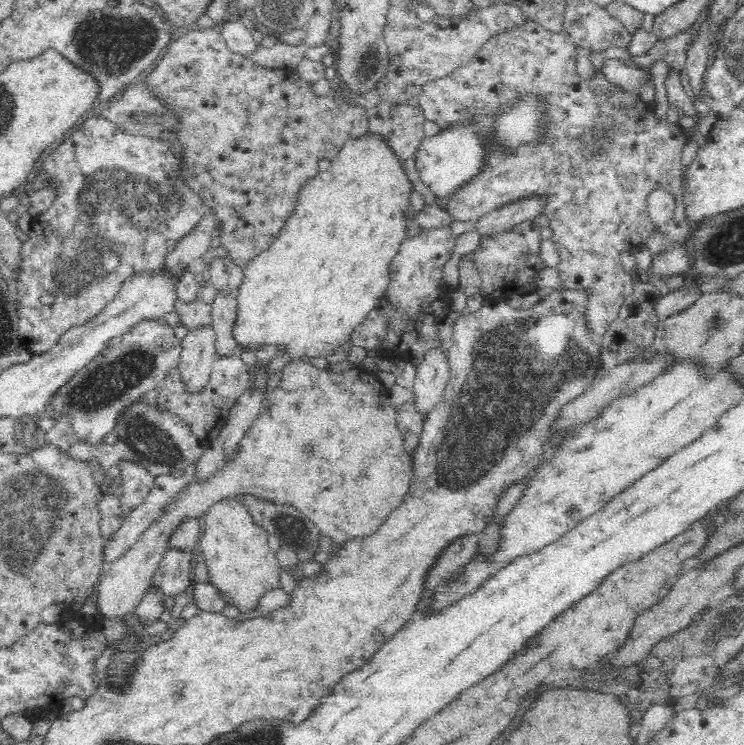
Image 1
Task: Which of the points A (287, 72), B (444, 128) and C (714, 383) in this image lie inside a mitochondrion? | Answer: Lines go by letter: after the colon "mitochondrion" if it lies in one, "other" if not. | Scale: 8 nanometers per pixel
A: other
B: other
C: other

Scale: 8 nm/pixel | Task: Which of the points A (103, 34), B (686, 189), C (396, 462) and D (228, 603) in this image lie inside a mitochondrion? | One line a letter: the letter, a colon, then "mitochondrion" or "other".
A: mitochondrion
B: other
C: other
D: other

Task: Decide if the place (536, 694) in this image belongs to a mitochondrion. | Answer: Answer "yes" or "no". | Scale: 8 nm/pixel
no

